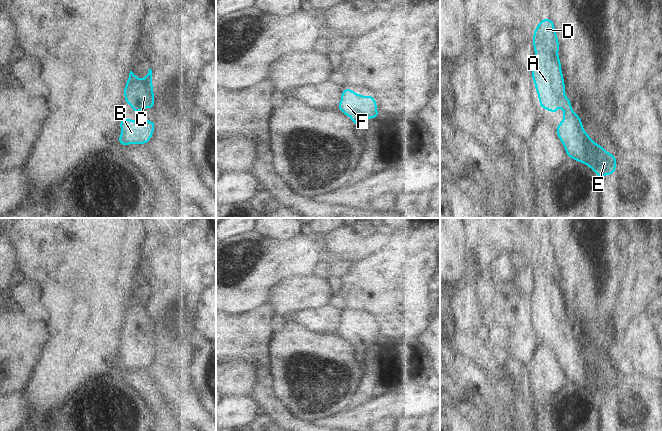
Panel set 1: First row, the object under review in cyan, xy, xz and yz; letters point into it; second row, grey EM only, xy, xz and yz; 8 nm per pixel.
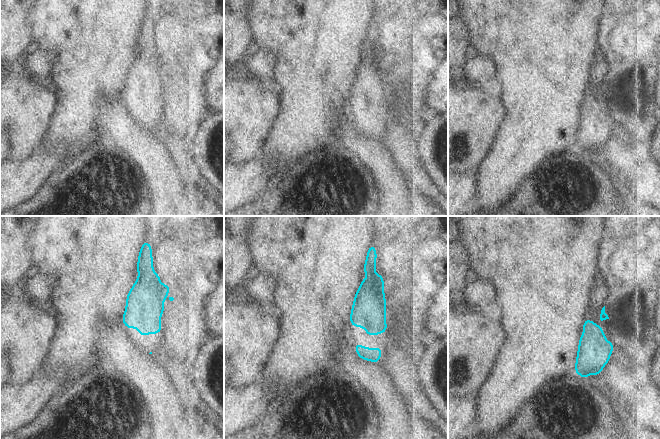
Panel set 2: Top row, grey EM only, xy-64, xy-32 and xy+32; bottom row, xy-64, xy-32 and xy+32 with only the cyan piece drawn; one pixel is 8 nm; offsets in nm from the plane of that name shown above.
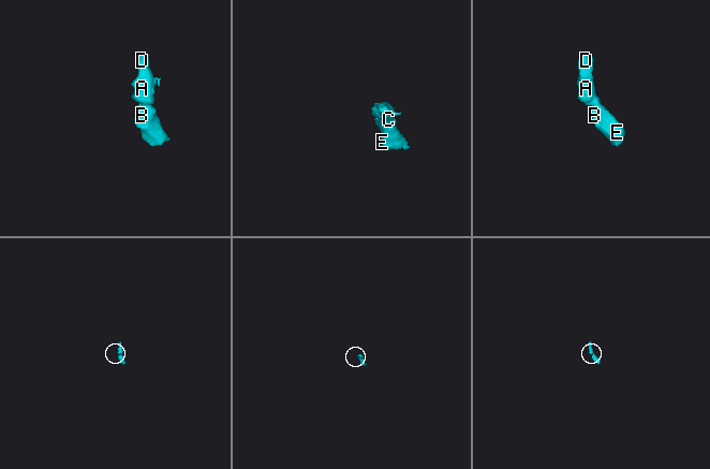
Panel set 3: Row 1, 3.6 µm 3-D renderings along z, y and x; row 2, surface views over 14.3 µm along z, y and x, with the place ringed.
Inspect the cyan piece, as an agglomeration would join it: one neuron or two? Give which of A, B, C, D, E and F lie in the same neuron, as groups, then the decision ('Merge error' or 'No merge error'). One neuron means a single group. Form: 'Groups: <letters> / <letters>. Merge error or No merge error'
Groups: A B C D E F. No merge error.

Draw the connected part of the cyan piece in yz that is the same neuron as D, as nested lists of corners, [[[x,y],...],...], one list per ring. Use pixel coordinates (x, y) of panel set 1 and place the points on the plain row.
[[[550,242],[542,243],[535,251],[532,265],[535,286],[531,300],[538,317],[539,331],[553,338],[562,331],[563,344],[557,349],[556,358],[567,381],[587,389],[599,402],[613,399],[618,384],[585,356],[580,340],[573,335],[571,324],[566,321],[558,280],[560,267]]]

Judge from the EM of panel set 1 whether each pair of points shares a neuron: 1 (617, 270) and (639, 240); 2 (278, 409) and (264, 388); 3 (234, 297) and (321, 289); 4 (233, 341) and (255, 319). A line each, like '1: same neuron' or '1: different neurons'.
1: different neurons
2: same neuron
3: different neurons
4: same neuron

